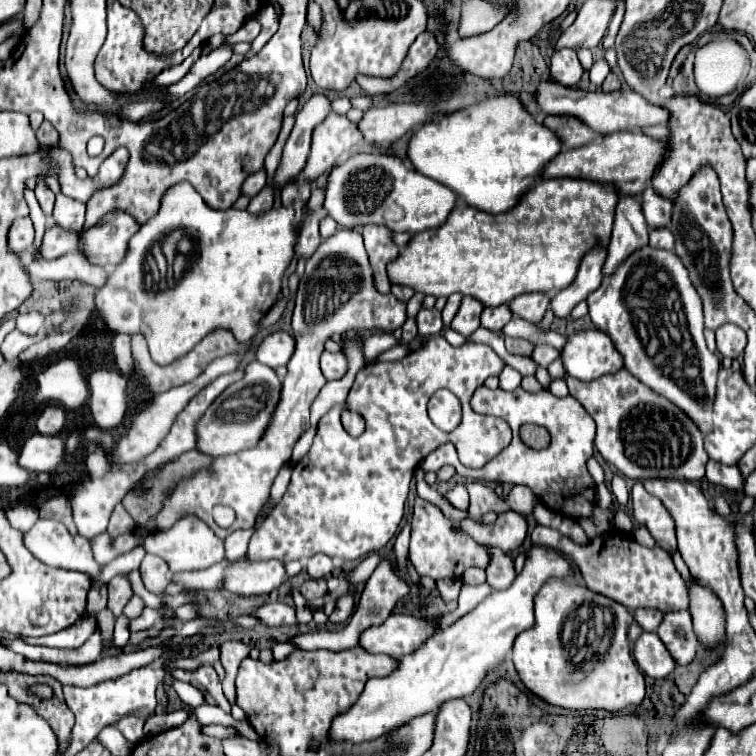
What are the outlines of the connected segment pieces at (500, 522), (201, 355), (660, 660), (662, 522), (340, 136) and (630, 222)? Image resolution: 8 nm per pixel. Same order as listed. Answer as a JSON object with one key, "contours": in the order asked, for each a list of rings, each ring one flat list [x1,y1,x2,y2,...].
{"contours":[[[507,511,507,513,497,515,497,519,491,525,463,521,461,527,475,541,479,541,483,545,489,545,489,547,497,547,497,549,501,549,505,553,511,553,511,551,515,551,515,549,519,549,523,545,525,537,527,537,529,521,521,513]],[[217,329,213,331,211,335,207,335,197,347,193,347,187,355,179,357,177,363,171,363,169,367,159,367,151,355,149,355,149,349,147,349,147,341,143,335,133,335,133,341,131,341,131,349,133,349,133,361,135,361,135,367,137,367,137,373,143,377,143,381,147,383,147,387,157,395,157,393,163,393,163,391,169,391,177,385,183,385,183,383,189,383,193,381,195,377,199,377,203,373,203,369,217,357,225,357,229,353,247,353,253,345,253,339,245,341,245,343,239,343,231,331,225,331,225,329]],[[641,633,635,641,633,657,641,671,651,679,665,679,675,669,675,661,671,659,667,647,663,647,657,633]],[[639,481,631,487,631,503,633,503,633,517,637,519,637,523,645,525,659,543,659,547,665,549,669,555,673,555,677,551,675,521,671,519,663,503,651,493,647,493,643,489,643,483]],[[331,113,321,125,315,127,307,167,297,179,315,181,321,173,331,169,341,155,349,153,361,143,363,143,363,135,357,123,349,121,347,115]],[[621,197,615,213,615,225,611,243,607,247,607,259,603,263,603,275,611,275,631,251,645,247,649,243,649,229,643,219,641,203,637,197]]]}

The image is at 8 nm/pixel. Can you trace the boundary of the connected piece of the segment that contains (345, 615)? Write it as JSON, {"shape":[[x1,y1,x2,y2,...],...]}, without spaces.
{"shape":[[343,595,343,597,337,601,335,611,329,615,329,621,331,621,331,623,345,623,345,621,351,617,353,607,355,607,353,595]]}

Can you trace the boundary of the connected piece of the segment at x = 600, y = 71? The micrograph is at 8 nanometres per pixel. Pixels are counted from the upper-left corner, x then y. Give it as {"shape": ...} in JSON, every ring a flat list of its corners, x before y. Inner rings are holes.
{"shape":[[599,59,599,61,595,61,593,67,589,69,589,79,591,79,593,85,599,87,599,85,605,81,607,73,609,73,609,65,607,65,607,61,605,61,605,59]]}

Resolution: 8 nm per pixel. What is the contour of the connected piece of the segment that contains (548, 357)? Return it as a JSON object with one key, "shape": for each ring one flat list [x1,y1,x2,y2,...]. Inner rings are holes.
{"shape":[[537,345,531,357,533,357,541,367,549,367,559,355,561,355,561,351,557,351,557,349,551,347,551,345]]}

